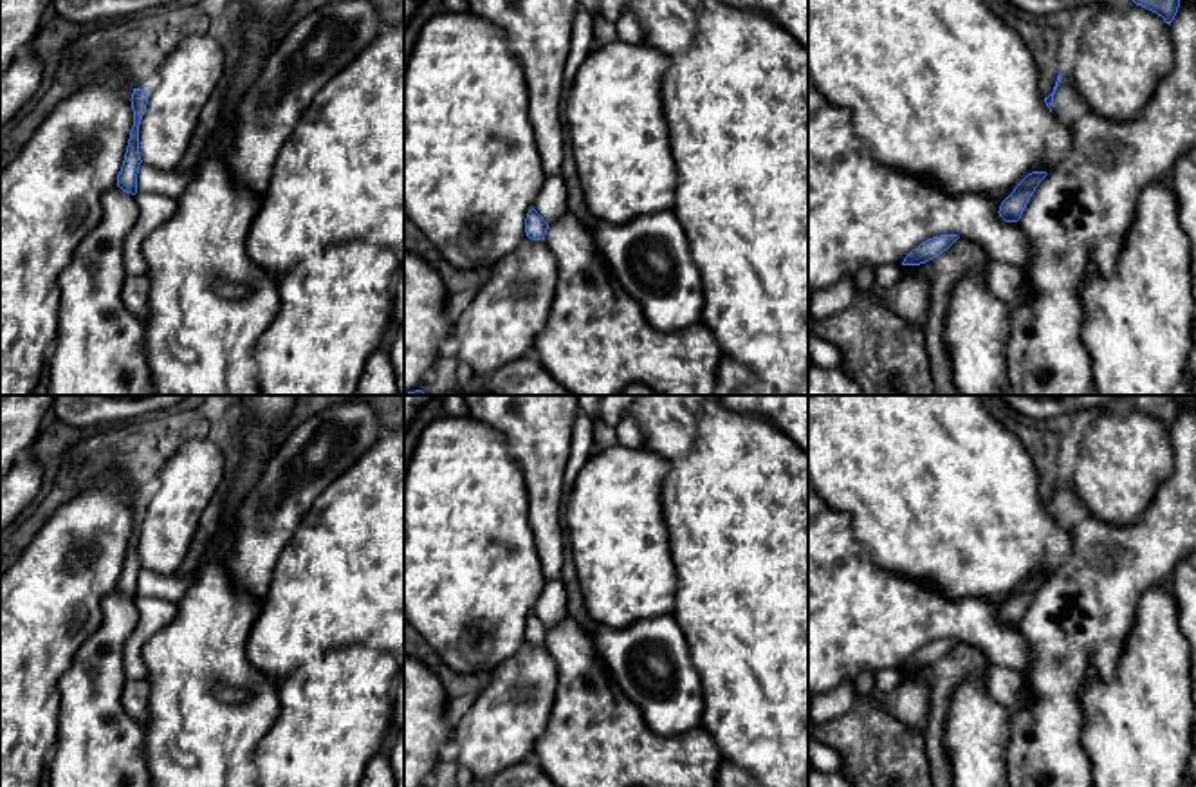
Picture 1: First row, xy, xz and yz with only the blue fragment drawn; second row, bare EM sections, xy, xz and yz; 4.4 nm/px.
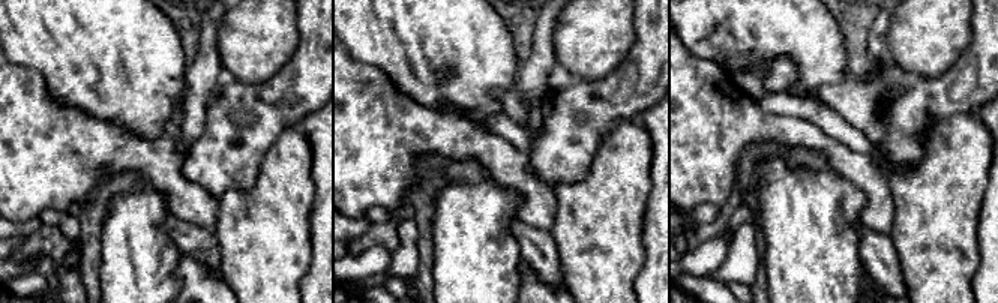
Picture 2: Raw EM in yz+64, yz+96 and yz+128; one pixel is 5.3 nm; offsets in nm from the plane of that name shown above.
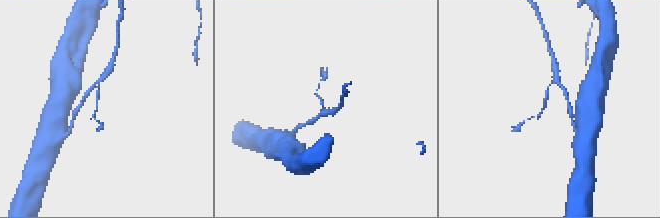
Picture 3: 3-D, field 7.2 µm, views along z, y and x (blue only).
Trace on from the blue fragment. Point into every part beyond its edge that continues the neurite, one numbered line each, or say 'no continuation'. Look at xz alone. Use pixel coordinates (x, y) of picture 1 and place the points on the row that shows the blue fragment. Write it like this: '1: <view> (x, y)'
no continuation

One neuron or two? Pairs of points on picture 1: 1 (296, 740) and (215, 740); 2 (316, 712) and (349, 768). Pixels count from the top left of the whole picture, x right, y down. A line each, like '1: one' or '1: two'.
1: two
2: one

